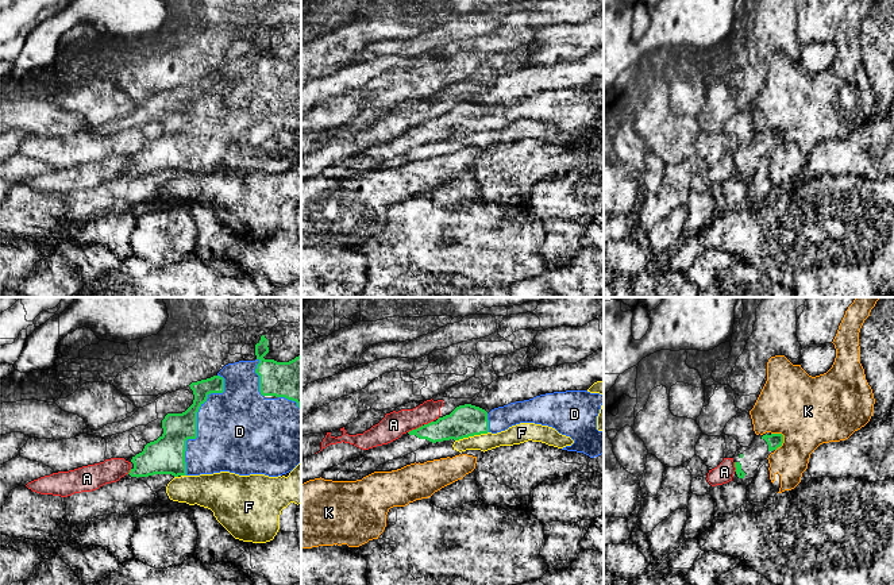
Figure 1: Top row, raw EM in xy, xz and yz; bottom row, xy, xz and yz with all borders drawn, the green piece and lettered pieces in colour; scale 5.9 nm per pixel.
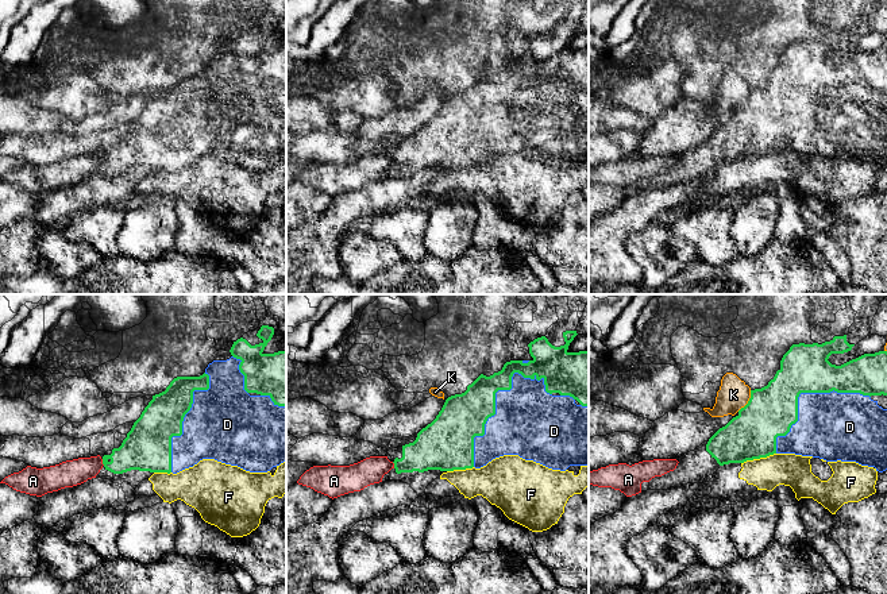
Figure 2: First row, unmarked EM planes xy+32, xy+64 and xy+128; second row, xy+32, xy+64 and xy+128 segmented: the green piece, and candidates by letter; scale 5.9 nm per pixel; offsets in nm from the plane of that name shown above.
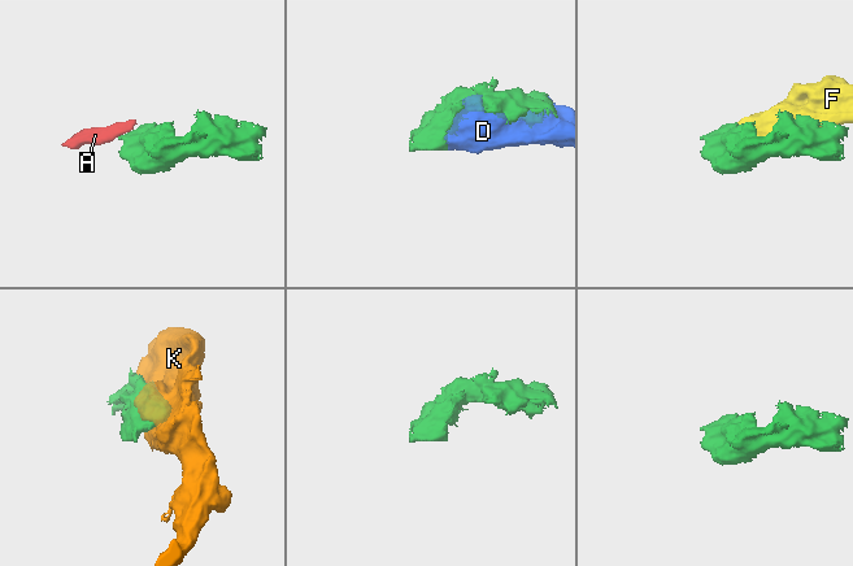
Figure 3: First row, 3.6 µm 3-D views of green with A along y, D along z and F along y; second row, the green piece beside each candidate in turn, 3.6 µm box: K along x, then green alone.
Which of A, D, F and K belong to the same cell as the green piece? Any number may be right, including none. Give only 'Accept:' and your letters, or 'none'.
Accept: D

